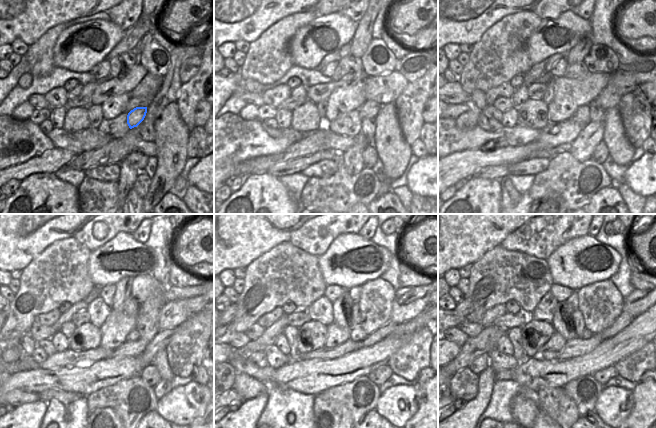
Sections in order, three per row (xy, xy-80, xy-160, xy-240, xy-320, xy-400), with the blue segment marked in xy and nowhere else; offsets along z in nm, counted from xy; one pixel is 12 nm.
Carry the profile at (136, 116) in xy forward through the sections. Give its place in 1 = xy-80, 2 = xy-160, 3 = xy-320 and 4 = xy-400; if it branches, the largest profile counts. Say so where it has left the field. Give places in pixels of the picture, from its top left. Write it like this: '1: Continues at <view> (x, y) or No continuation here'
1: Continues at xy-80 (370, 109)
2: Continues at xy-160 (608, 98)
3: Continues at xy-320 (408, 302)
4: Continues at xy-400 (638, 301).

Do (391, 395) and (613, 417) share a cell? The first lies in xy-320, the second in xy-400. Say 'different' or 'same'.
same

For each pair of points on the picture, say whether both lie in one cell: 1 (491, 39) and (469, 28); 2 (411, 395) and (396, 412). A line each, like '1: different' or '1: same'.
1: different
2: same

